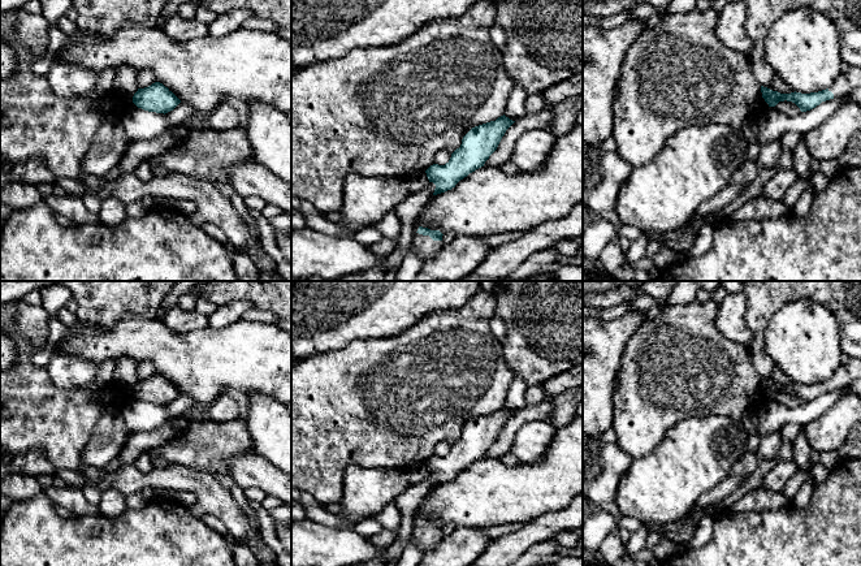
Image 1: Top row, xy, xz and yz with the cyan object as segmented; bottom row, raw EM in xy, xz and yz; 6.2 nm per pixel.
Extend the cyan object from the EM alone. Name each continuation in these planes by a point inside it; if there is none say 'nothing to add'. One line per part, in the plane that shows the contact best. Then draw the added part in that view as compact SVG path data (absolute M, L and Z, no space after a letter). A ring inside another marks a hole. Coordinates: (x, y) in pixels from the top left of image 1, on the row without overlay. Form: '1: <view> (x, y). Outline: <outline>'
1: xz (424, 538). Outline: M415 524L412 539L414 543L420 548L423 557L433 550L444 539L442 532L433 532L429 527Z

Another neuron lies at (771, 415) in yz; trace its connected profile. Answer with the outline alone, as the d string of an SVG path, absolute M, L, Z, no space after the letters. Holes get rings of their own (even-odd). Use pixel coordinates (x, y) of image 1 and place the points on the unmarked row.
M847 388L834 389L793 409L780 405L774 398L769 398L756 409L757 432L761 436L766 436L779 432L788 423L797 423L805 427L827 411L840 397L848 394Z

